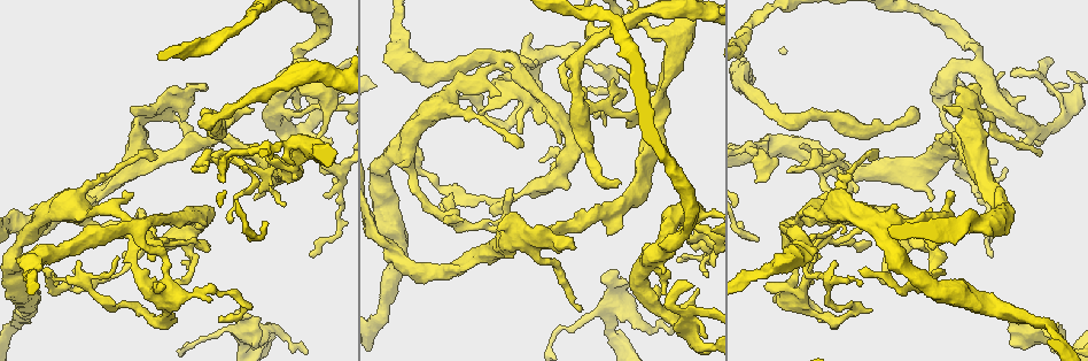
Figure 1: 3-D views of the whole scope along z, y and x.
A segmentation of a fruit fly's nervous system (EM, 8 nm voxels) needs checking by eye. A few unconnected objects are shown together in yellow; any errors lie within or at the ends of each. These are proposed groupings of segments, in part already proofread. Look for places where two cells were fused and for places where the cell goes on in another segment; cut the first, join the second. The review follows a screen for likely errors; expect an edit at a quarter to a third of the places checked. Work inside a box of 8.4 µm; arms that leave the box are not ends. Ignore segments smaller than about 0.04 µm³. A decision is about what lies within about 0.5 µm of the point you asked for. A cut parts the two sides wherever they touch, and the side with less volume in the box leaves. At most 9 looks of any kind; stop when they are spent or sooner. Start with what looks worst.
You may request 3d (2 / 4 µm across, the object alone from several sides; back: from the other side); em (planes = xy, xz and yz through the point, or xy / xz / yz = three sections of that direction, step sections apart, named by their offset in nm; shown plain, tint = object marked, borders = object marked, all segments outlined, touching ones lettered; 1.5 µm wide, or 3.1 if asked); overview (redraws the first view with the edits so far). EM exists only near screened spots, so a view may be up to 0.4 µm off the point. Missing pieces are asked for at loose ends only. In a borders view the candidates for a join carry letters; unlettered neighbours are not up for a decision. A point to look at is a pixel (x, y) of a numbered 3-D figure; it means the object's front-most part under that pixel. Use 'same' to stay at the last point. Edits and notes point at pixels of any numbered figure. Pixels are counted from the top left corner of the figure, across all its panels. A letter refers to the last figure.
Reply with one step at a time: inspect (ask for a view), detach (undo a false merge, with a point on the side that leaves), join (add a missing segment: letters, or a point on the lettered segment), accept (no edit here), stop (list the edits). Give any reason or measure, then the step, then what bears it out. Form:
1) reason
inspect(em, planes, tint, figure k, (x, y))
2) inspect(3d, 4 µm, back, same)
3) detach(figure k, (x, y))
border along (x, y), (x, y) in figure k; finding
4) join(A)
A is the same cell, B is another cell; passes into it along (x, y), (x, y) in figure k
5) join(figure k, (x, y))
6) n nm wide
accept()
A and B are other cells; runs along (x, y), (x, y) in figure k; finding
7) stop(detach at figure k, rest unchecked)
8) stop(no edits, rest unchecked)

end of a long branch
inspect(3d, 2 µm, figure 1, (253, 108))

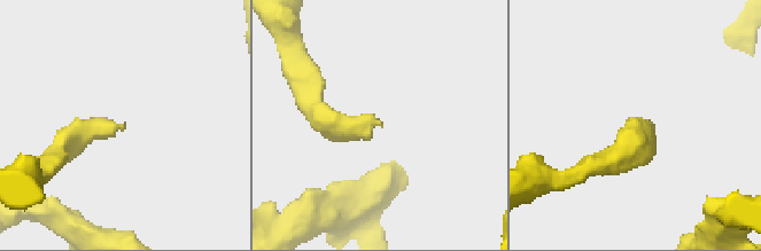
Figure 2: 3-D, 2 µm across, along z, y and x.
inspect(em, planes, borders, figure 2, (378, 119))

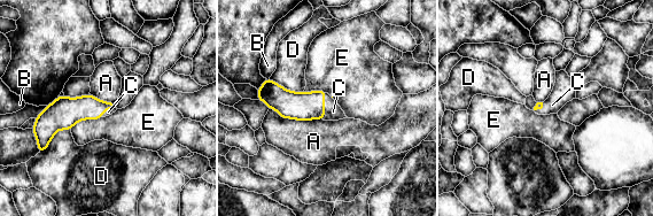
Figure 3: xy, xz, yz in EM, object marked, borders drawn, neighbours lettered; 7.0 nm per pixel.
A touches over 380 nm
join(C)
C is the same cell, A, B, D and E are other cells; passes into it along (298, 106), (324, 106), (333, 112) in figure 3; it goes on there

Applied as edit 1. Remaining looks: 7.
inspect(overview)

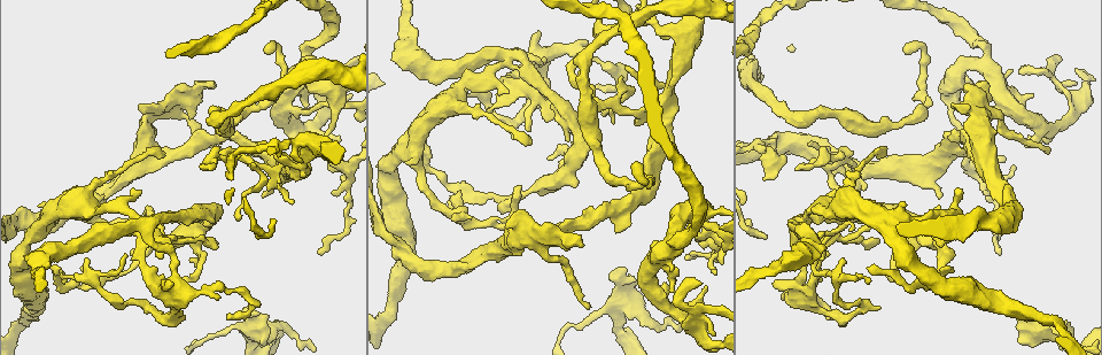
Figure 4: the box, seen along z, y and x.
branch stops here
inspect(3d, 4 µm, figure 4, (626, 268))

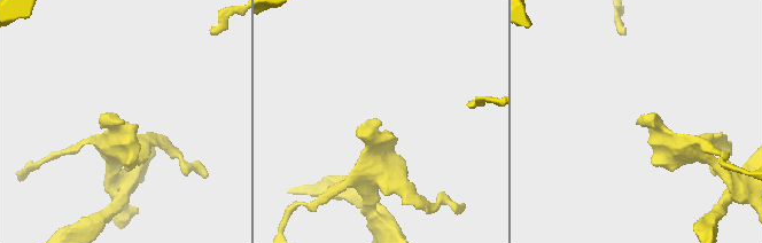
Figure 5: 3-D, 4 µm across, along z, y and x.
now the EM
inspect(em, planes, plain, figure 5, (122, 123))

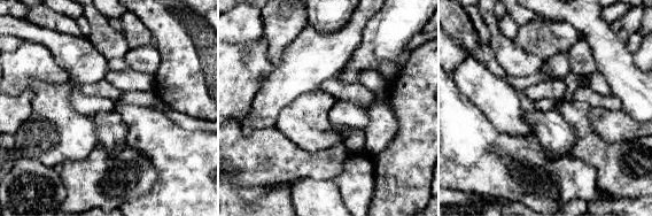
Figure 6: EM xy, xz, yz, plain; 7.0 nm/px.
see the neighbours
inspect(em, planes, borders, same)

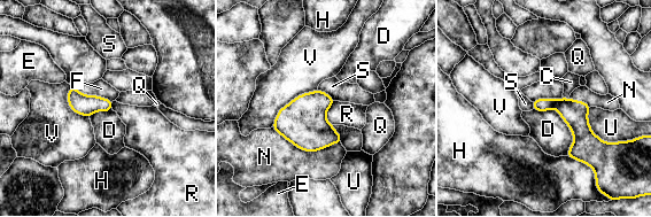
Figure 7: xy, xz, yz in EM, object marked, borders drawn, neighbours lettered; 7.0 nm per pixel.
N touches over 500 nm
accept()
C, D, E, F, H, N, Q, R, S, U and V are other cells; runs along (535, 103), (557, 103), (579, 124), (596, 165) in figure 7; none of them fits

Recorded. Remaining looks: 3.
inspect(em, xz, step 8, borders, figure 4, (983, 65))

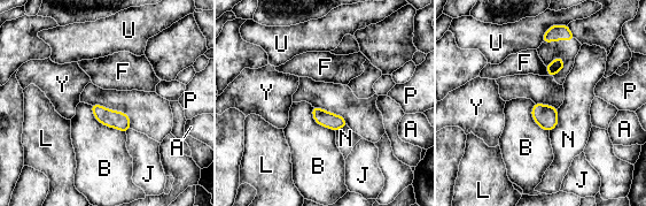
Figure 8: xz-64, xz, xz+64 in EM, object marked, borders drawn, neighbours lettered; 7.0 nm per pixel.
inspect(em, planes, borders, same)

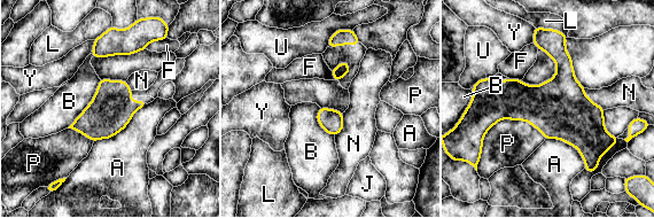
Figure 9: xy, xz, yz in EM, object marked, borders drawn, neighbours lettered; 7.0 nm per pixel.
300 nm wide
accept()
A, B, F, J, L, N, P, U and Y are other cells; border along (566, 38), (574, 76), (584, 87) in figure 9; one cell here

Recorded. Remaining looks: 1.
stop(join at figure 3, rest unchecked)

